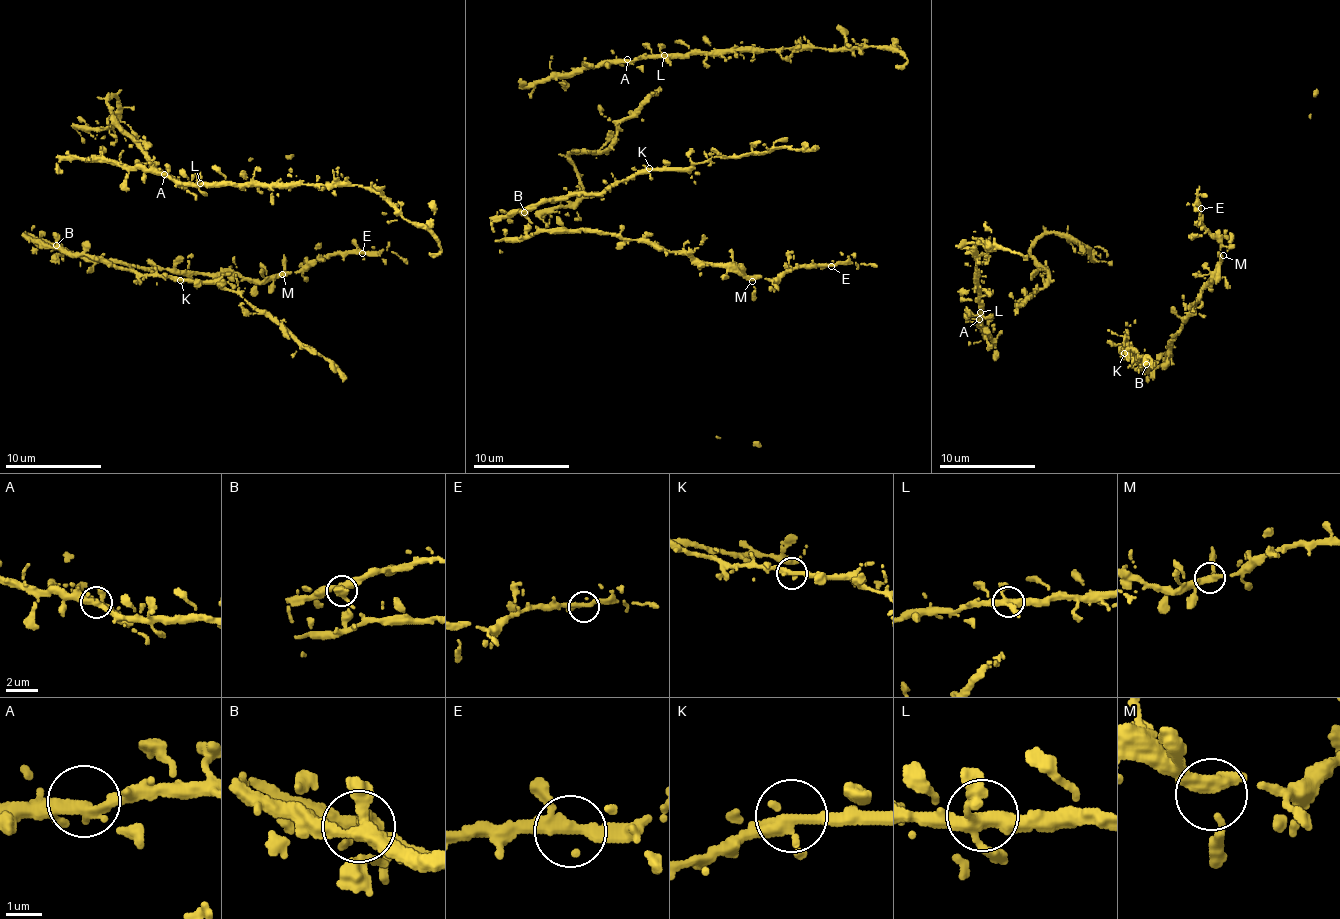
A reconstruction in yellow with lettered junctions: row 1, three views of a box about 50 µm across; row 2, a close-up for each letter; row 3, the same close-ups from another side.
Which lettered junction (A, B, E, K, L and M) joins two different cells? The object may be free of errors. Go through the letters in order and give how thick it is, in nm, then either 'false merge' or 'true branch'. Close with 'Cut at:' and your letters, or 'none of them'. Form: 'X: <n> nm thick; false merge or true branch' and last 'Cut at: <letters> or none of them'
A: 260 nm thick; true branch
B: 320 nm thick; true branch
E: 280 nm thick; true branch
K: 280 nm thick; true branch
L: 320 nm thick; true branch
M: 300 nm thick; true branch
Cut at: none of them

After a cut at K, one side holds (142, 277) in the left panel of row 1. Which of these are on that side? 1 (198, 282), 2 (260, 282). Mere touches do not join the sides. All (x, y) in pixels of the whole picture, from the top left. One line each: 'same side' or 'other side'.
1: other side
2: same side

